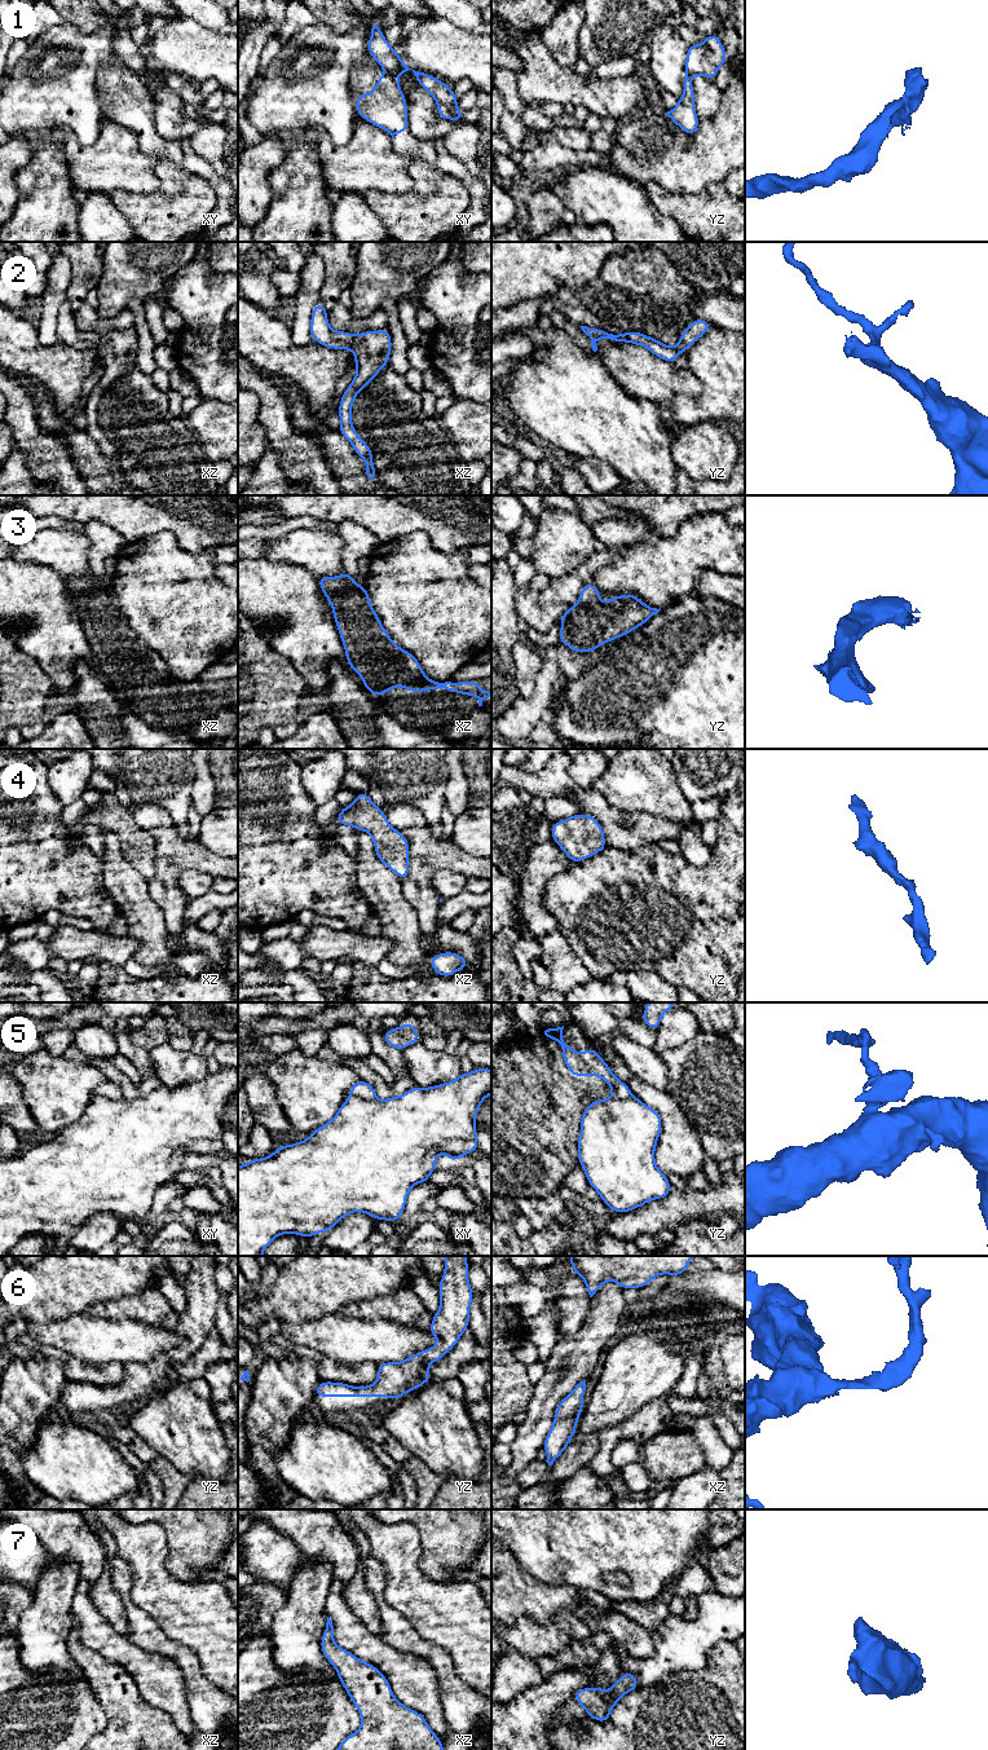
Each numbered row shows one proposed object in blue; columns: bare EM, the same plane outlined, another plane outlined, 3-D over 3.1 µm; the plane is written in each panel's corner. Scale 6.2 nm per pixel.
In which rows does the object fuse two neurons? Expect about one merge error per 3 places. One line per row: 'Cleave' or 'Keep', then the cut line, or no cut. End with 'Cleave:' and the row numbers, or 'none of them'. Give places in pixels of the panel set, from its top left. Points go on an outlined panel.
1: Cleave. Split along xy (386, 71), (396, 78)
2: Keep. No split
3: Keep. No split
4: Keep. No split
5: Cleave. Split along xy (352, 1094), (360, 1098), (375, 1098)
6: Keep. No split
7: Keep. No split
Cleave: 1, 5

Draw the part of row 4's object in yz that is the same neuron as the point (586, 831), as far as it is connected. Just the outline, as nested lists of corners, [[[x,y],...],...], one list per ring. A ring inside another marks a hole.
[[[575,814],[553,823],[551,838],[575,864],[601,852],[607,847],[599,820],[586,814]]]

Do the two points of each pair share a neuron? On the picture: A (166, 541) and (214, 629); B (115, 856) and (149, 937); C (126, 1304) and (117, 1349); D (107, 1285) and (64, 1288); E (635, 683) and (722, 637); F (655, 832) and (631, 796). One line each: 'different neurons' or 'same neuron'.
A: same neuron
B: same neuron
C: different neurons
D: same neuron
E: same neuron
F: different neurons

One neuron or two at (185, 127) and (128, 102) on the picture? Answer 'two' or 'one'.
two

